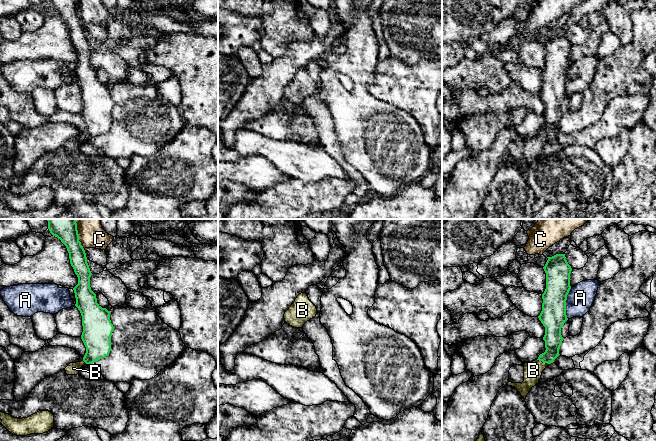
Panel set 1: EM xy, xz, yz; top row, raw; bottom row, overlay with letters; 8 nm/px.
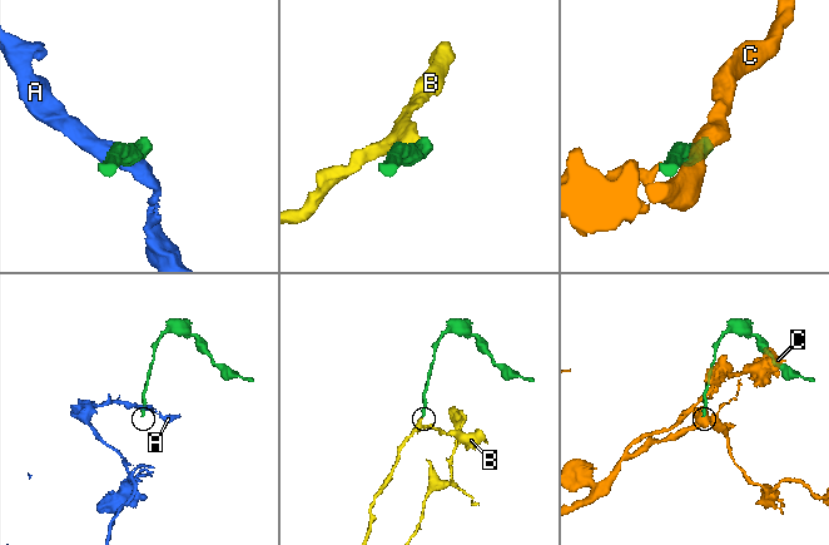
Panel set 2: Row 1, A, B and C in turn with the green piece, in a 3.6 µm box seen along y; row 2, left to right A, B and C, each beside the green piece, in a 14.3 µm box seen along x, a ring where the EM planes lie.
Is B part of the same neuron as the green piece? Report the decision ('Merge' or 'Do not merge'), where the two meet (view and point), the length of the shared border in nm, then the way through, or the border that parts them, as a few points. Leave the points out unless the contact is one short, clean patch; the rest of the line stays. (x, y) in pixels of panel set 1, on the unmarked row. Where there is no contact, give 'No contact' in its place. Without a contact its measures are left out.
Merge. Touches green at yz (543, 138). Shared border 100 nm. Path across: yz (553, 115), (552, 128), (543, 138), (533, 146)

